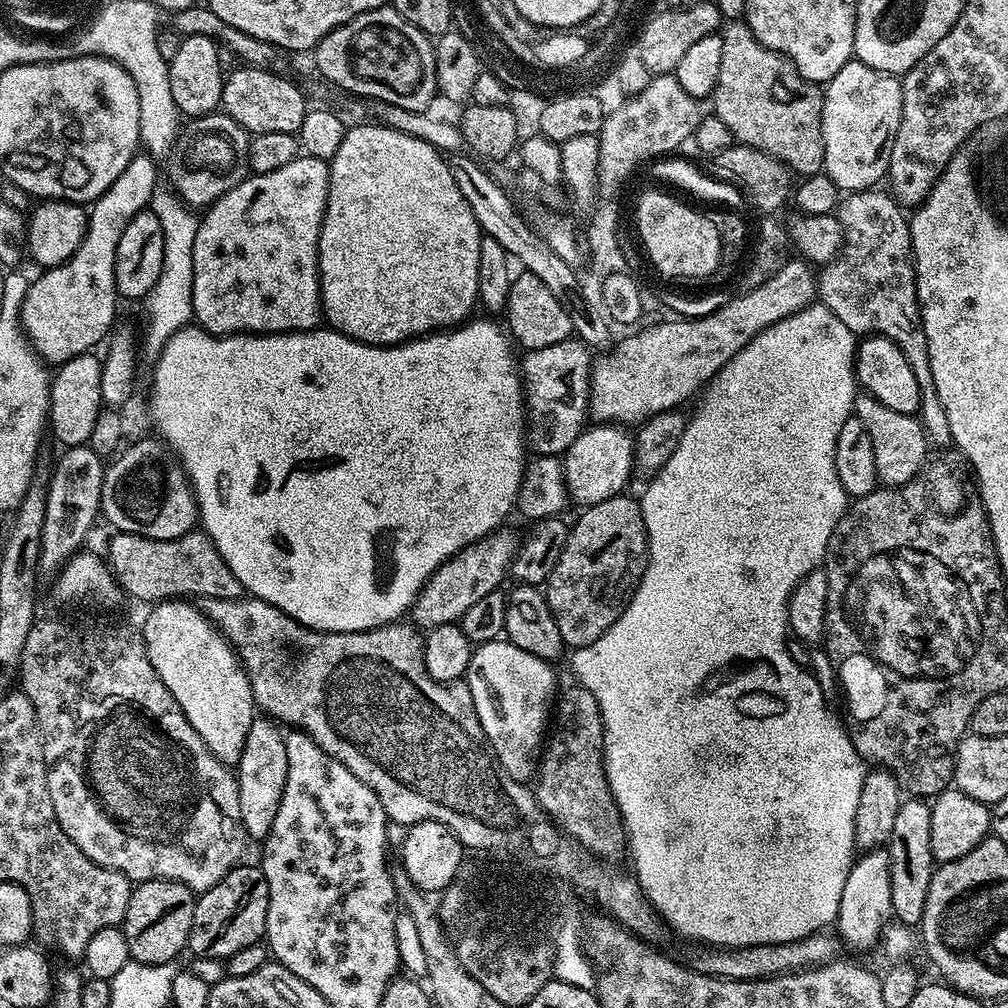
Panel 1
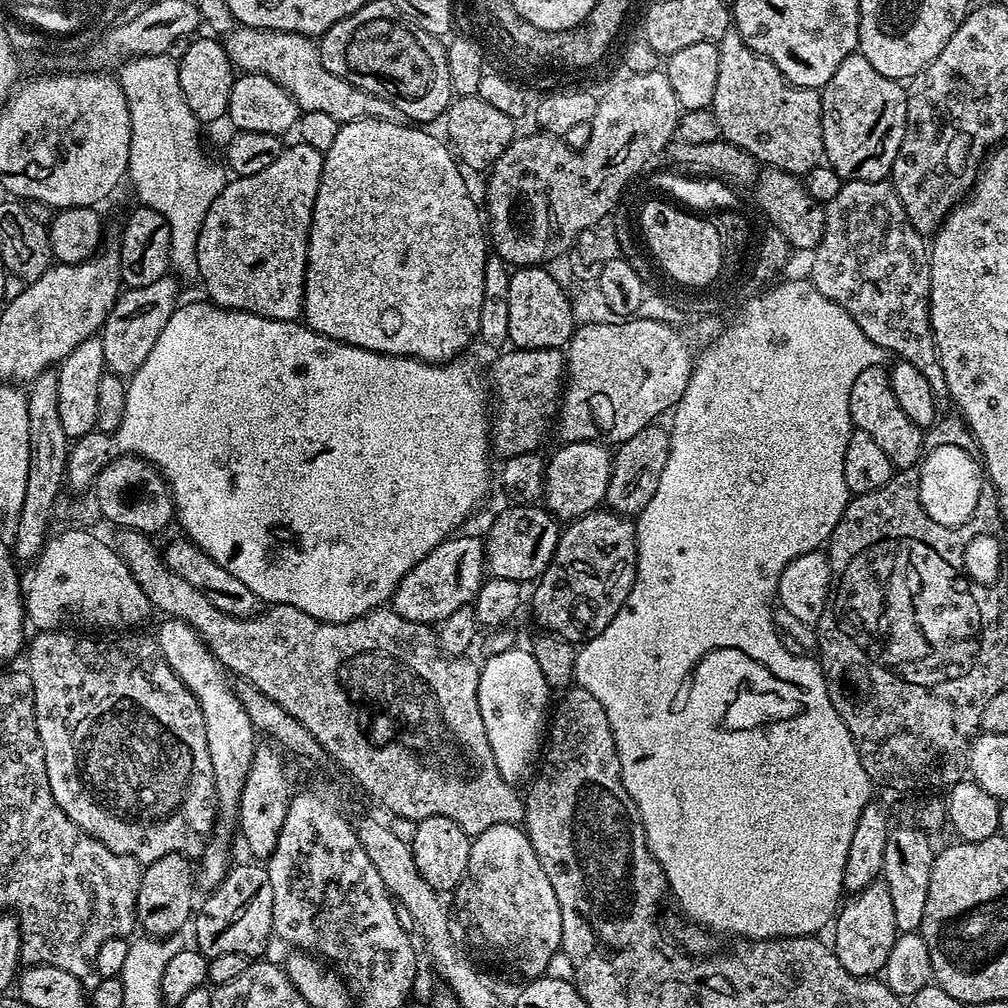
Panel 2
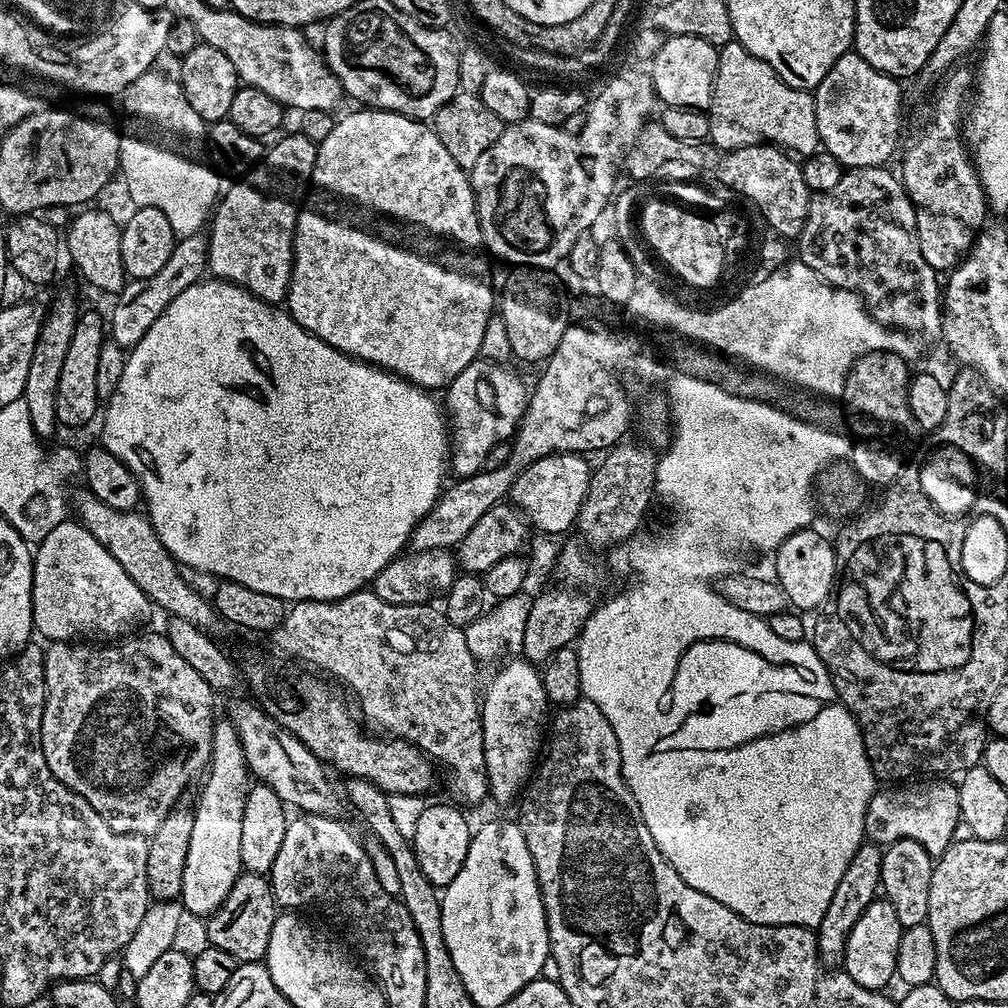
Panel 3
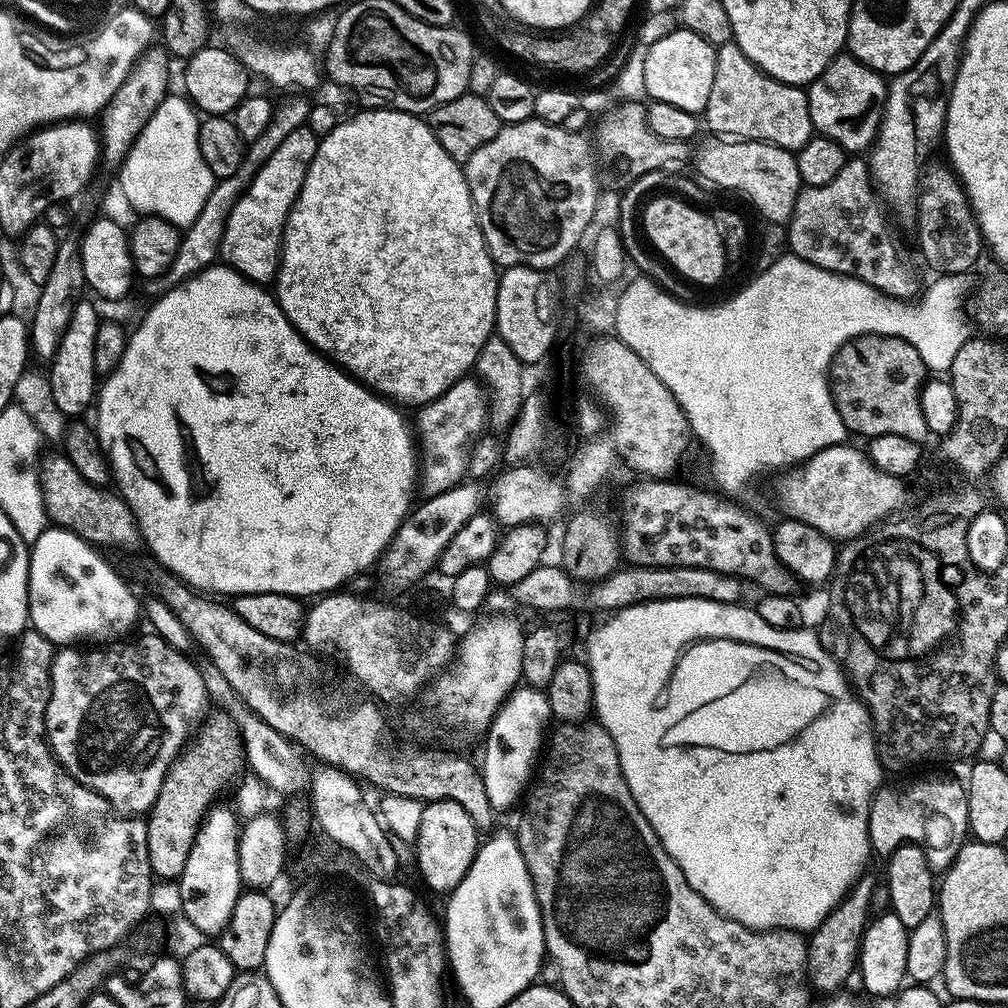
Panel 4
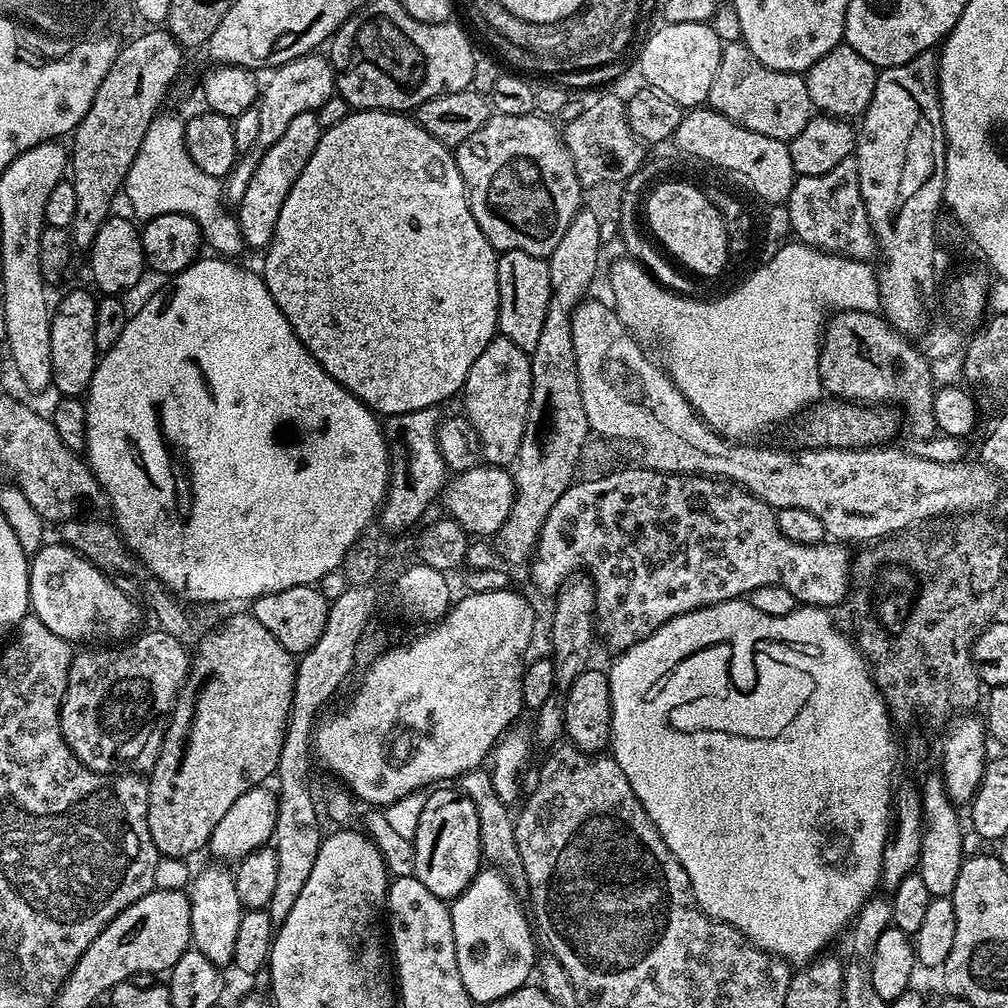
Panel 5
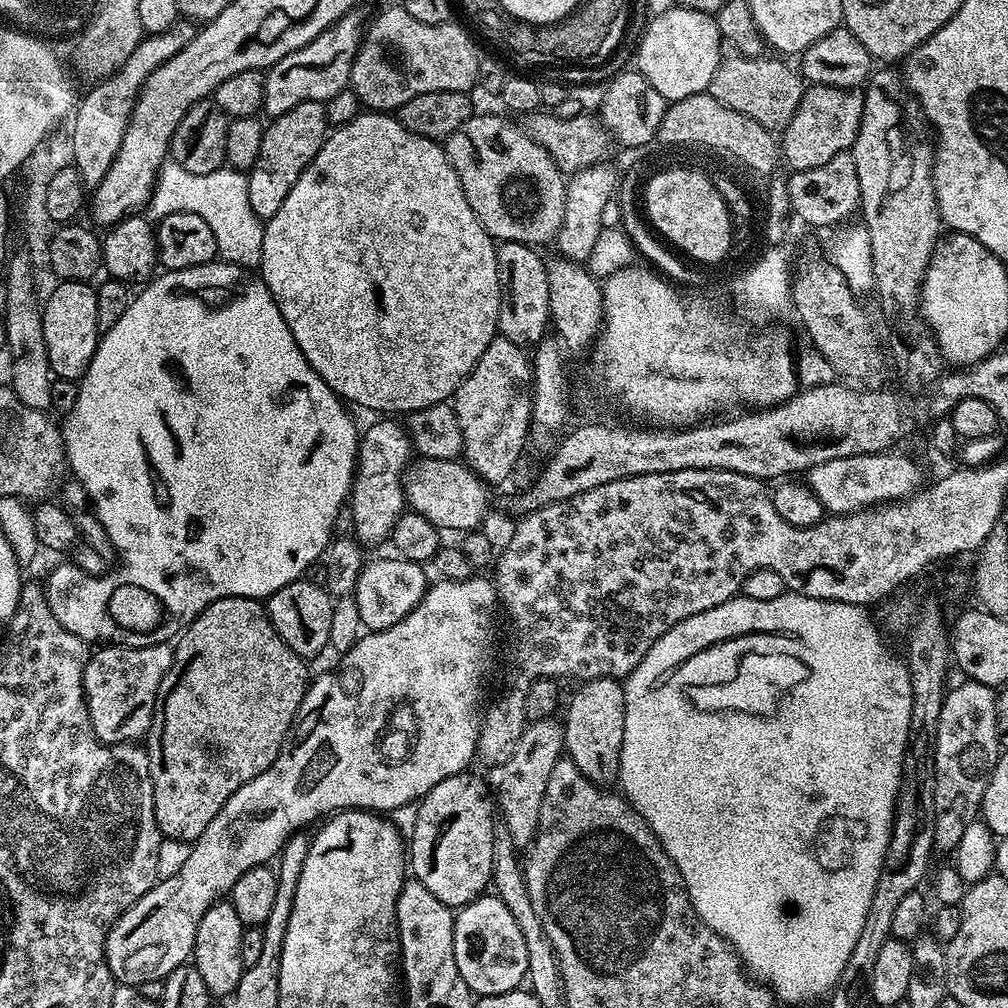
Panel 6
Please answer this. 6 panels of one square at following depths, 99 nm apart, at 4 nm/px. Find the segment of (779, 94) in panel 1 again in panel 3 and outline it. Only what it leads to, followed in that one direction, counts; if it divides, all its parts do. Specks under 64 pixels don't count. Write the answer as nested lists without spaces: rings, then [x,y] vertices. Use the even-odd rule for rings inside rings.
[[[738,43],[723,45],[719,53],[712,104],[706,110],[708,139],[721,150],[774,144],[800,158],[817,155],[821,143],[815,95],[782,82],[770,65]]]

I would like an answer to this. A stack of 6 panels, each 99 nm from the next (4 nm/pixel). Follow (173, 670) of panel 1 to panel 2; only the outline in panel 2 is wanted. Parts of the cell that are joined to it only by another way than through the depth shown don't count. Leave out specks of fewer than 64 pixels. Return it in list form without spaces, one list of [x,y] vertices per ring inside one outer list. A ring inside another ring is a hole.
[[[171,618],[163,621],[158,643],[160,652],[166,662],[178,674],[181,682],[198,698],[202,718],[206,722],[206,746],[210,750],[210,766],[214,766],[215,807],[218,809],[218,824],[228,828],[237,823],[240,810],[242,788],[246,786],[246,774],[250,774],[250,766],[254,762],[254,754],[258,743],[258,733],[252,727],[246,710],[230,687],[224,681],[225,673],[212,656],[211,650],[204,645],[199,634],[180,620]]]

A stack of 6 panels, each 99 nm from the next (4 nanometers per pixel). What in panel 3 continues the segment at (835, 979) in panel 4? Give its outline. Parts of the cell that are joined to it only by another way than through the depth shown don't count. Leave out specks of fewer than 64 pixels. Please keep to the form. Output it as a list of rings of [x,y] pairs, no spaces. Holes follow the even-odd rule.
[[[871,842],[860,844],[858,850],[854,850],[854,858],[850,866],[846,866],[846,874],[842,874],[842,882],[838,882],[838,890],[834,890],[834,898],[830,898],[830,906],[826,906],[826,914],[822,914],[822,922],[819,928],[815,929],[821,965],[836,966],[843,961],[848,932],[854,930],[854,922],[862,918],[862,910],[866,910],[866,906],[870,906],[870,902],[877,899],[881,891],[883,857],[884,848]]]

